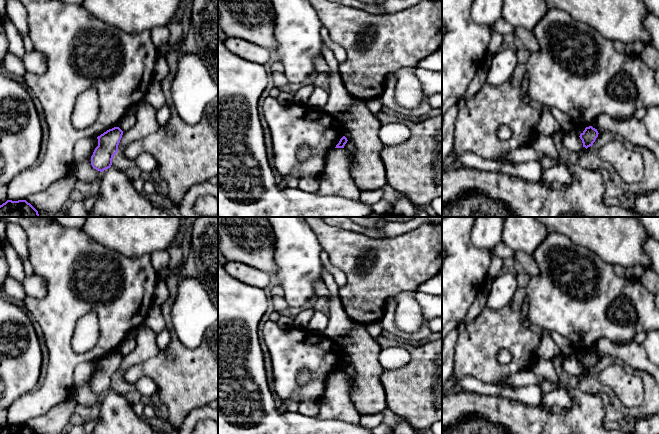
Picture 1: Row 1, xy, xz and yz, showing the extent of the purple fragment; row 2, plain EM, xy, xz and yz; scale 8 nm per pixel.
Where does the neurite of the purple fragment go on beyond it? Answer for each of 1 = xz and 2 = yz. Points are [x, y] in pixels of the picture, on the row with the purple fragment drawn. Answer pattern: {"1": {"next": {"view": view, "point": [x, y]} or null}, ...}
{"1": {"next": null}, "2": {"next": null}}

